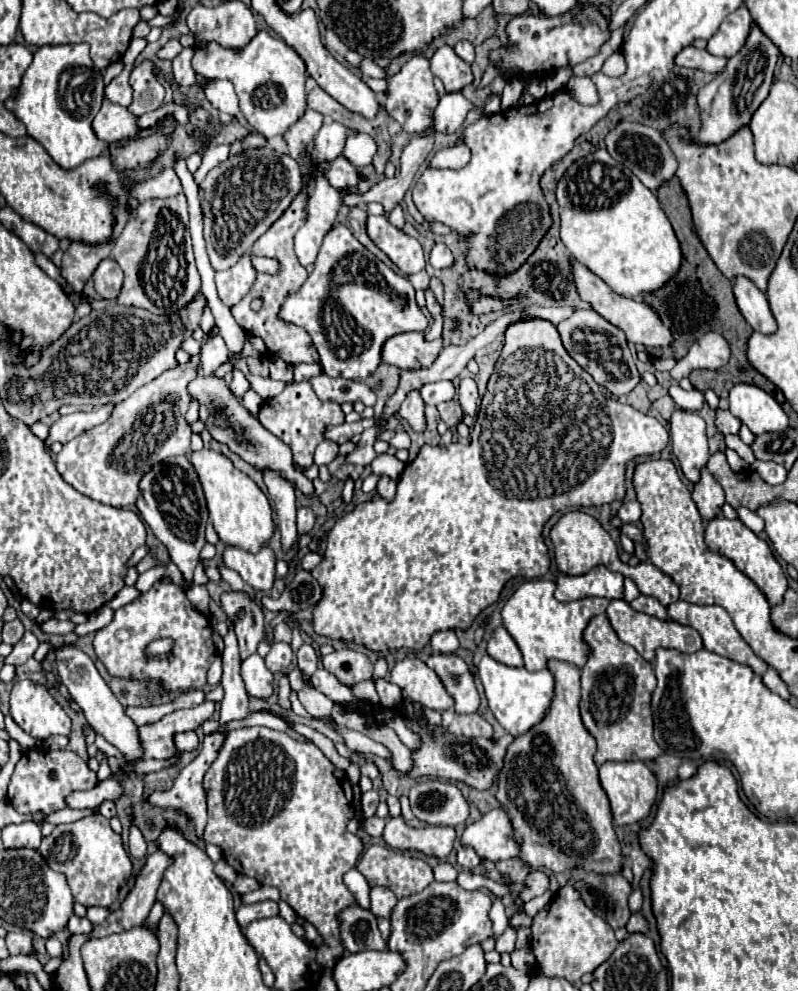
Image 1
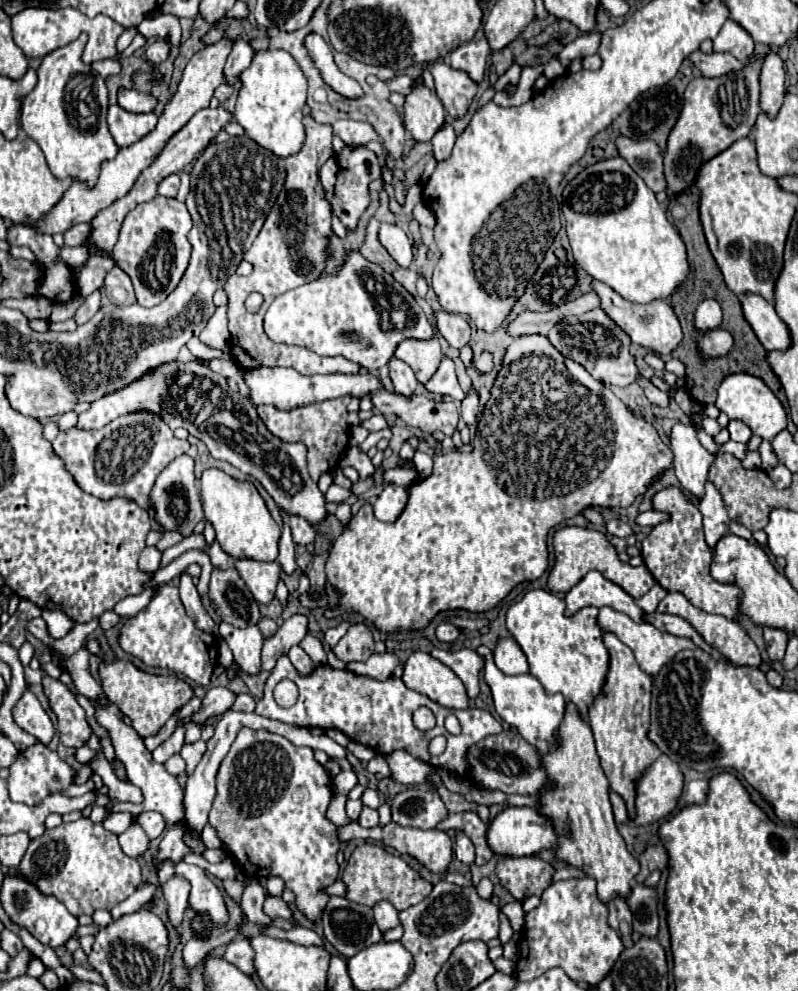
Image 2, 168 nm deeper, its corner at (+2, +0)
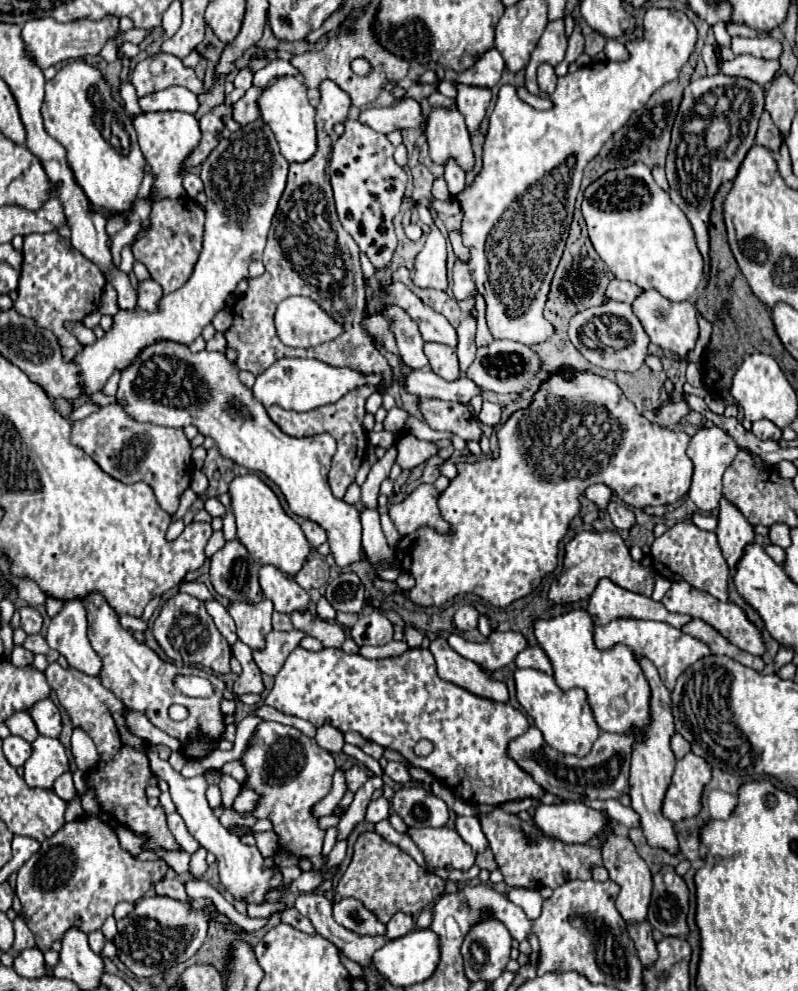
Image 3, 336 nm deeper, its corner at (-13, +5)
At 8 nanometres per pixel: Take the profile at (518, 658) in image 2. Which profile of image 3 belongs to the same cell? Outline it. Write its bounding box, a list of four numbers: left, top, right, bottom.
[515,646,553,674]

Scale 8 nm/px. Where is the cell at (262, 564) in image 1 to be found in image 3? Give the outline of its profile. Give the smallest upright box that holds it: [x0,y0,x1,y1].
[259,566,309,614]

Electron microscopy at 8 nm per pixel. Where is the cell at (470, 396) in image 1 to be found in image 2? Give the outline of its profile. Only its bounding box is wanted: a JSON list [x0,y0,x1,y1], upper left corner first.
[462,393,478,427]

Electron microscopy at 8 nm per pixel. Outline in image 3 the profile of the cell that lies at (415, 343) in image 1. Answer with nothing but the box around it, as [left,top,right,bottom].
[425,342,461,380]

